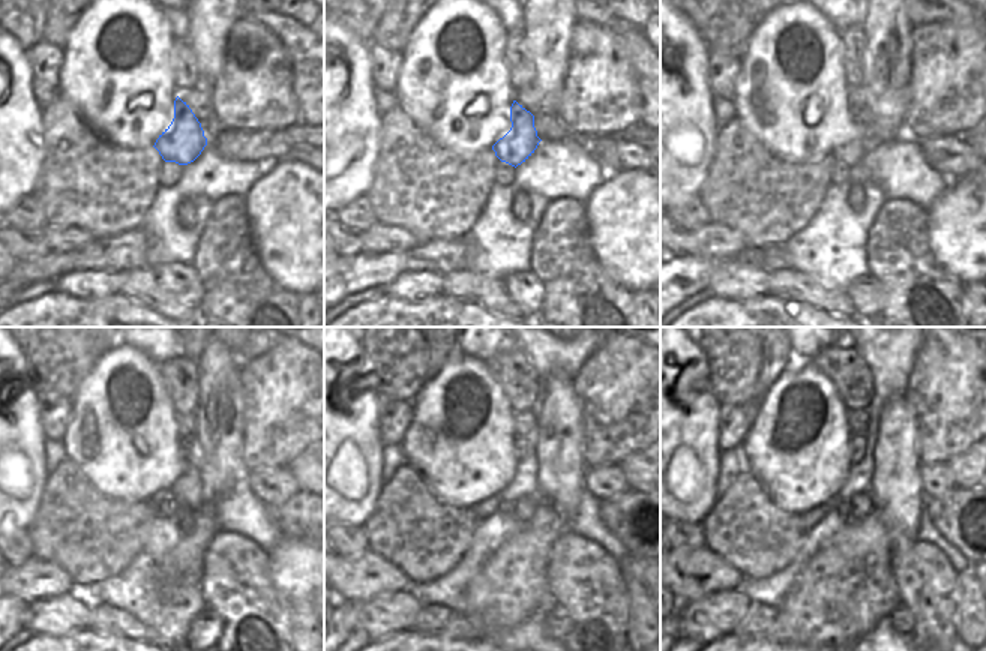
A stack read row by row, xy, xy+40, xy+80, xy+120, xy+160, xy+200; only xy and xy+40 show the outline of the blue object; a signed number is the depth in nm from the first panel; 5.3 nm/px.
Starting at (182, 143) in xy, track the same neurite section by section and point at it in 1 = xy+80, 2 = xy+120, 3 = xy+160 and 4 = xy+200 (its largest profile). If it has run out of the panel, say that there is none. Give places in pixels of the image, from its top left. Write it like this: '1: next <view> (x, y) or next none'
1: next xy+80 (851, 153)
2: next xy+120 (185, 447)
3: next xy+160 (520, 444)
4: next xy+200 (856, 441)

